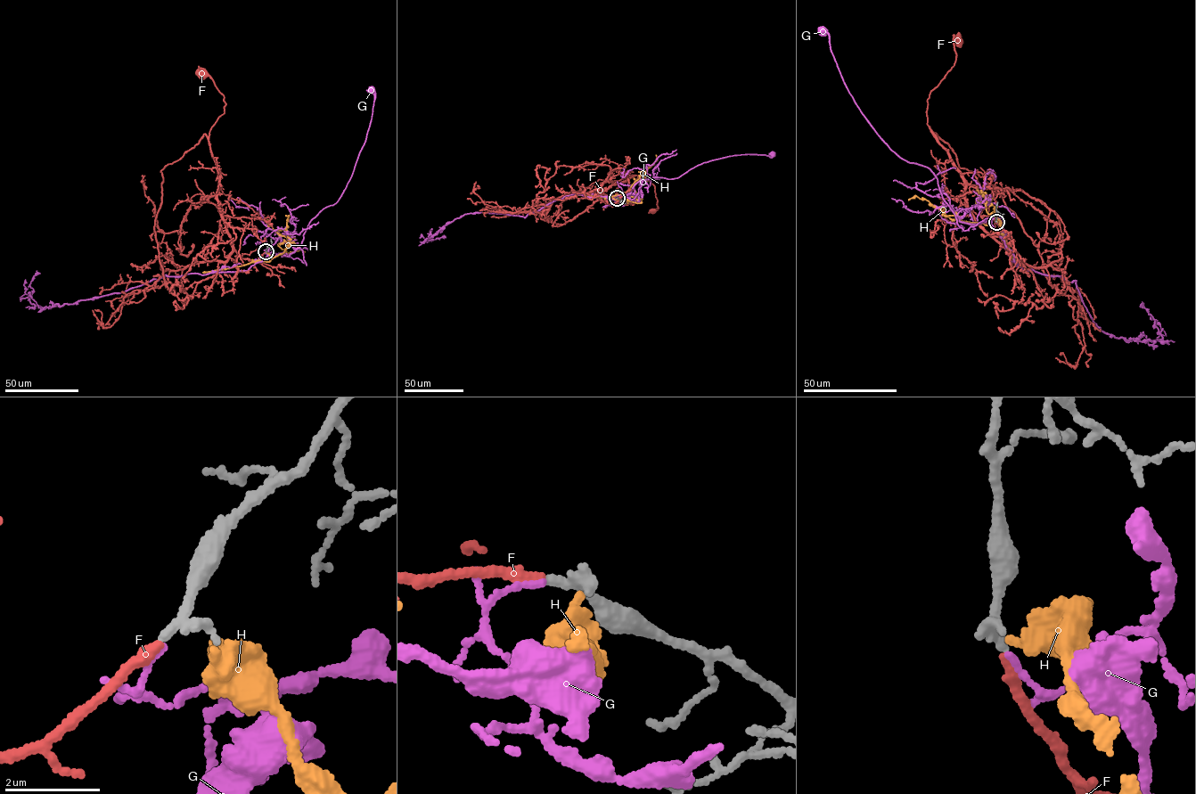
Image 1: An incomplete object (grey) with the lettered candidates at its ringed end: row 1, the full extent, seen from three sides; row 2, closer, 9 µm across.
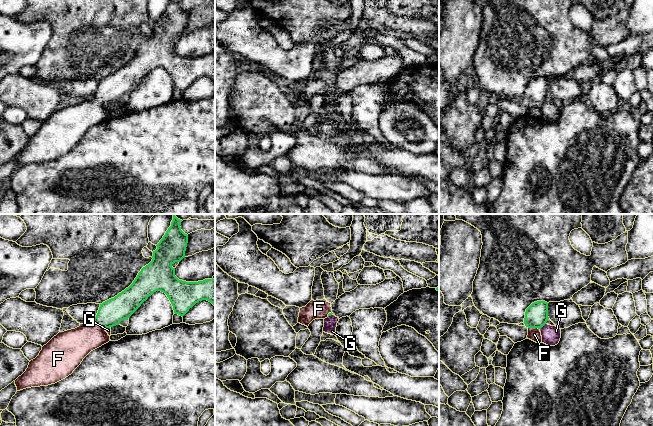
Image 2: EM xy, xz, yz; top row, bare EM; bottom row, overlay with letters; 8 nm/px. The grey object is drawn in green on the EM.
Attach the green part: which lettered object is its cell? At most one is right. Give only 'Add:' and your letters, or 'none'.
Add: F

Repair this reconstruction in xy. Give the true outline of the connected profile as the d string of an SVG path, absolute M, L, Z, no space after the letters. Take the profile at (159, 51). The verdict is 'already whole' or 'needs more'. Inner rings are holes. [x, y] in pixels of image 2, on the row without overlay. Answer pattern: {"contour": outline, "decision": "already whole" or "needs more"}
{"contour": "M171 0L156 21L157 25L153 27L152 37L141 45L128 64L100 80L93 100L83 99L75 105L59 108L42 123L39 131L29 138L26 147L15 156L17 167L55 160L71 151L91 127L110 117L106 104L119 101L122 96L128 95L156 67L165 69L173 82L174 89L182 93L199 77L207 76L215 82L215 55L186 58L175 52L175 44L172 41L185 33L188 19L188 11L181 6L180 1Z", "decision": "needs more"}

